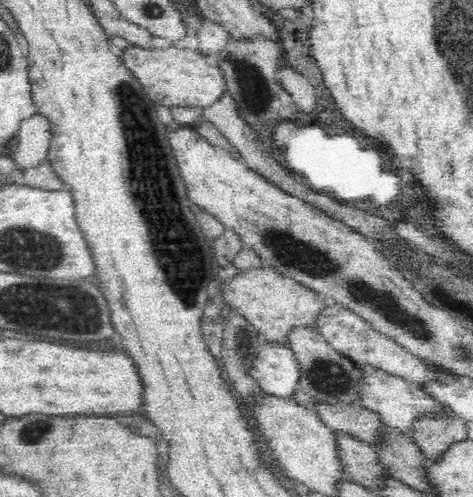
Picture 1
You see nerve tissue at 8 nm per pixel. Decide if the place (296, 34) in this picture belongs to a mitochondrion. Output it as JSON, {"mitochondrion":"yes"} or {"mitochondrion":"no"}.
{"mitochondrion":"no"}

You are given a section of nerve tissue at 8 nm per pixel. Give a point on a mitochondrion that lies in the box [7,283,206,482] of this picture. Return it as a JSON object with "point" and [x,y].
{"point":[34,431]}

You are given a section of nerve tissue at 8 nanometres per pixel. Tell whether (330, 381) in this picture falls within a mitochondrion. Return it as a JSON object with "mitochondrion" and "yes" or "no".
{"mitochondrion":"yes"}

